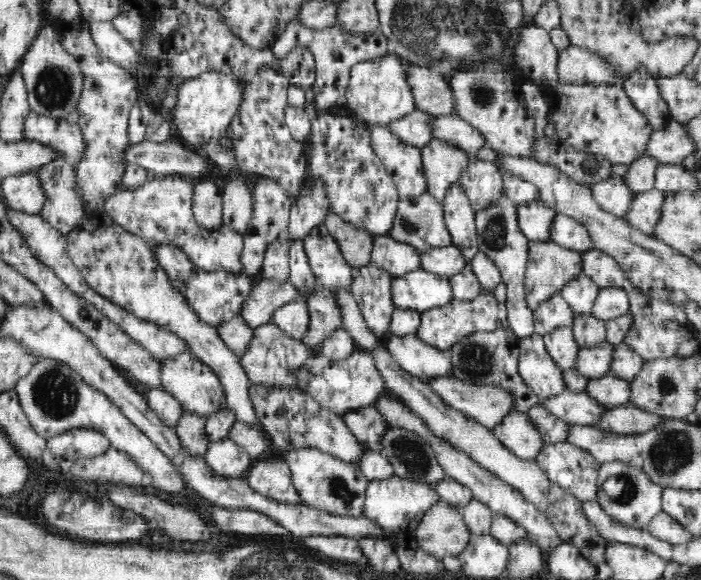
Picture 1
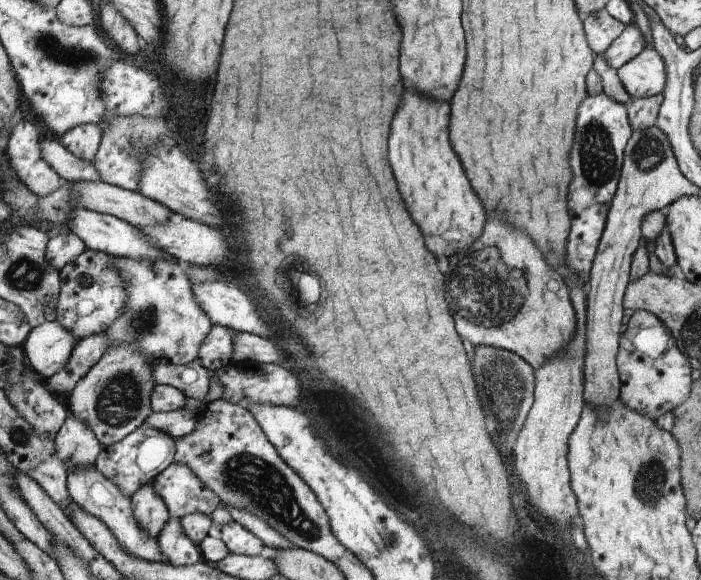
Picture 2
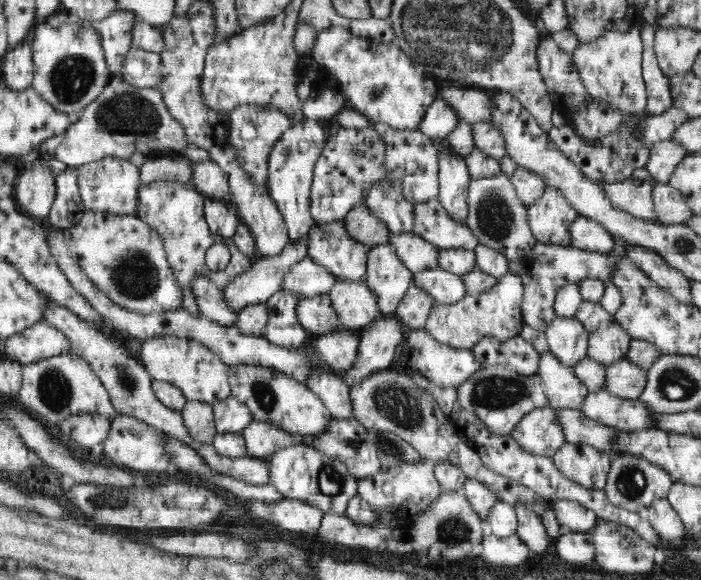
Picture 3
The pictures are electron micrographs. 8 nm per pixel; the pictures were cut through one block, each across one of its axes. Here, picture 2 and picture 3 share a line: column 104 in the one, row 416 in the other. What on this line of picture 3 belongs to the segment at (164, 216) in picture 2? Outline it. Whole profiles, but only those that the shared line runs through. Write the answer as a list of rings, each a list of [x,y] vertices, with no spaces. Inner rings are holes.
[[[187,400],[181,413],[182,421],[192,438],[204,445],[212,444],[214,435],[217,433],[212,405]]]

